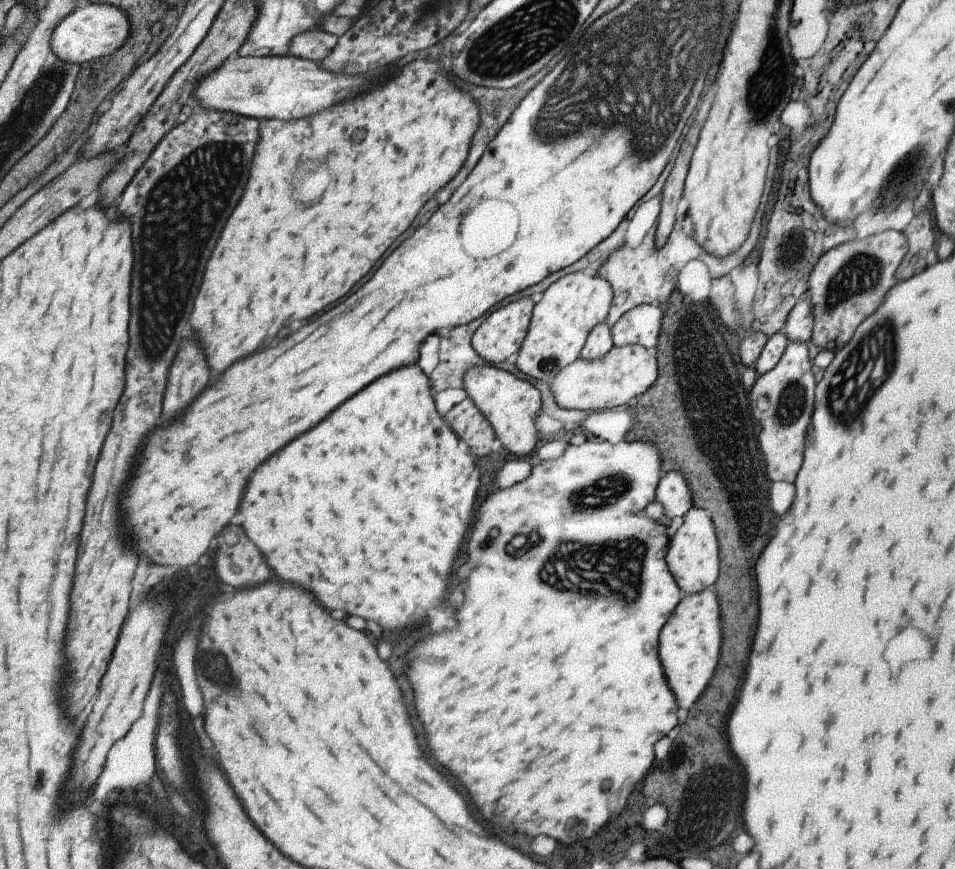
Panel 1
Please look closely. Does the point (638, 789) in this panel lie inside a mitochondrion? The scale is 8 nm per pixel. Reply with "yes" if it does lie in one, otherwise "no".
no

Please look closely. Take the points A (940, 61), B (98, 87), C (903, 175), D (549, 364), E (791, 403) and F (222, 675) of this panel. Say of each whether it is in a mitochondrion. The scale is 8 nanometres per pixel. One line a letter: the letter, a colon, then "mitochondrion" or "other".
A: other
B: other
C: mitochondrion
D: mitochondrion
E: mitochondrion
F: mitochondrion

